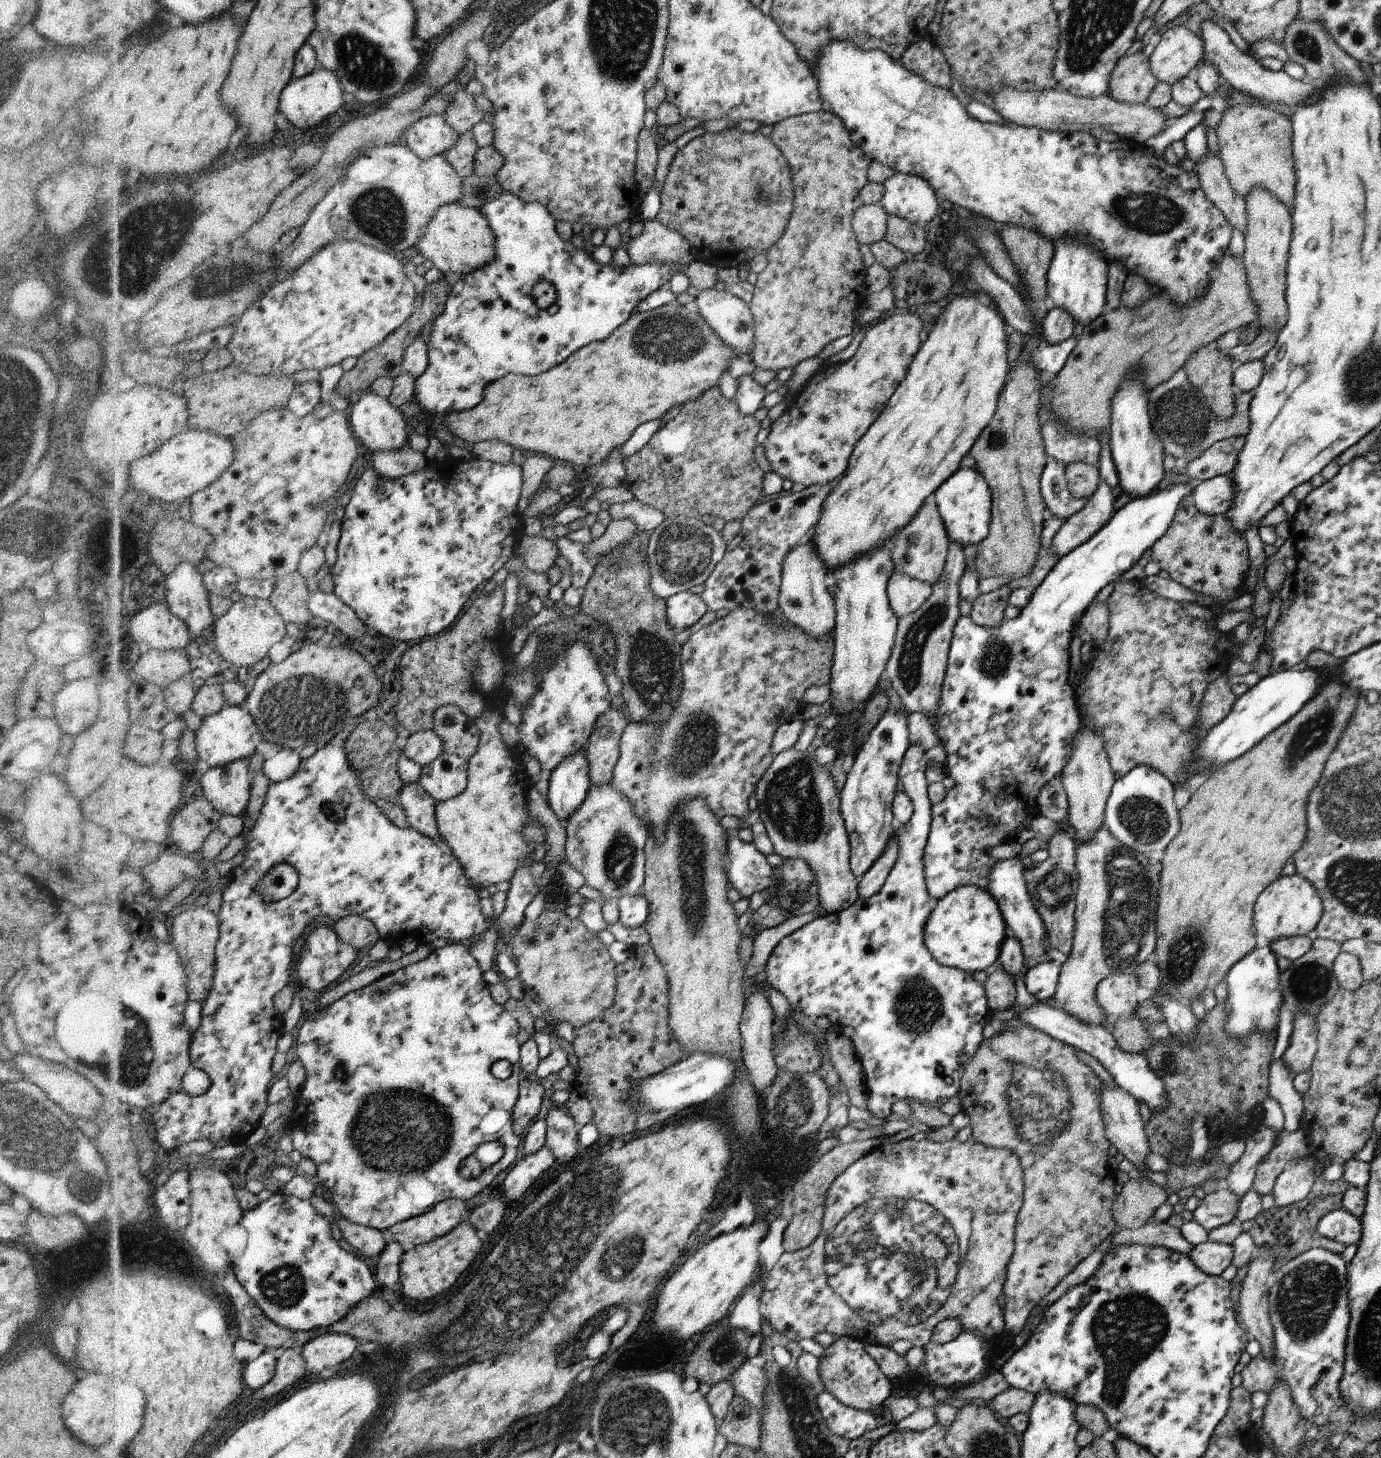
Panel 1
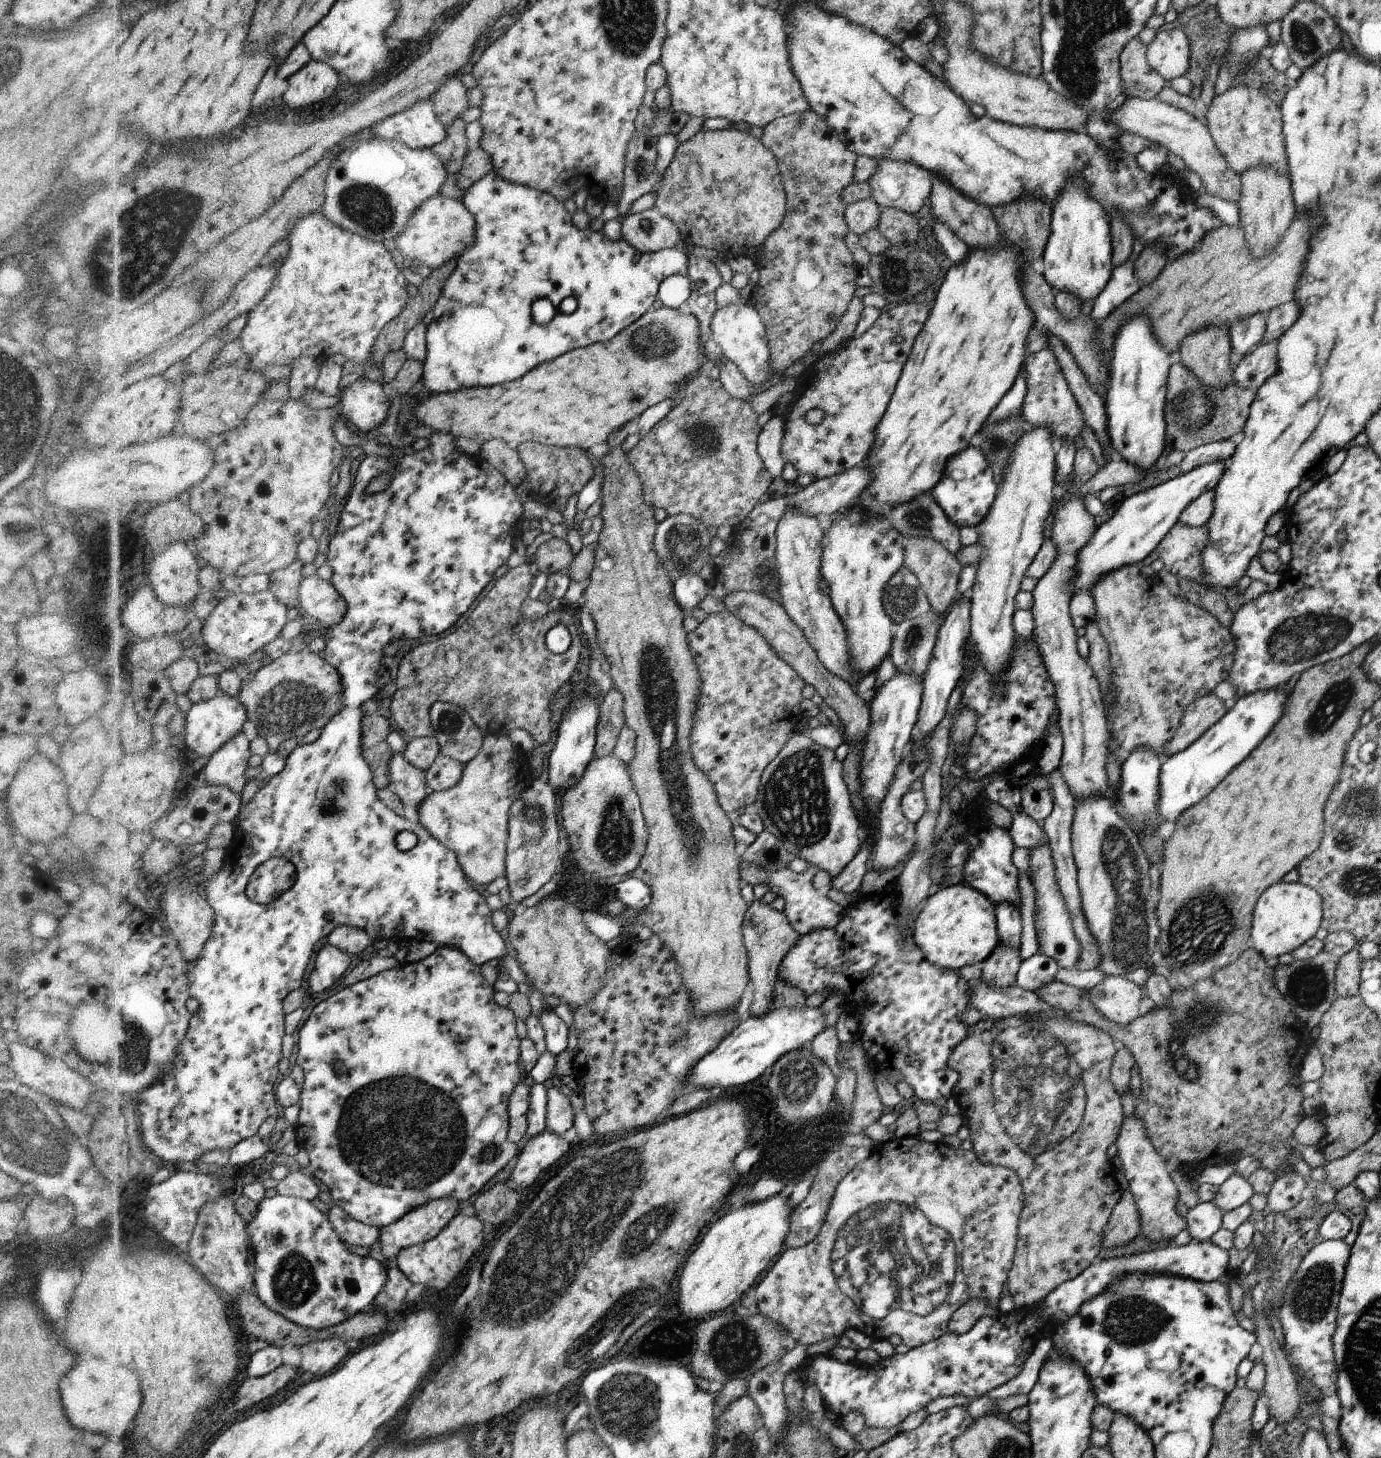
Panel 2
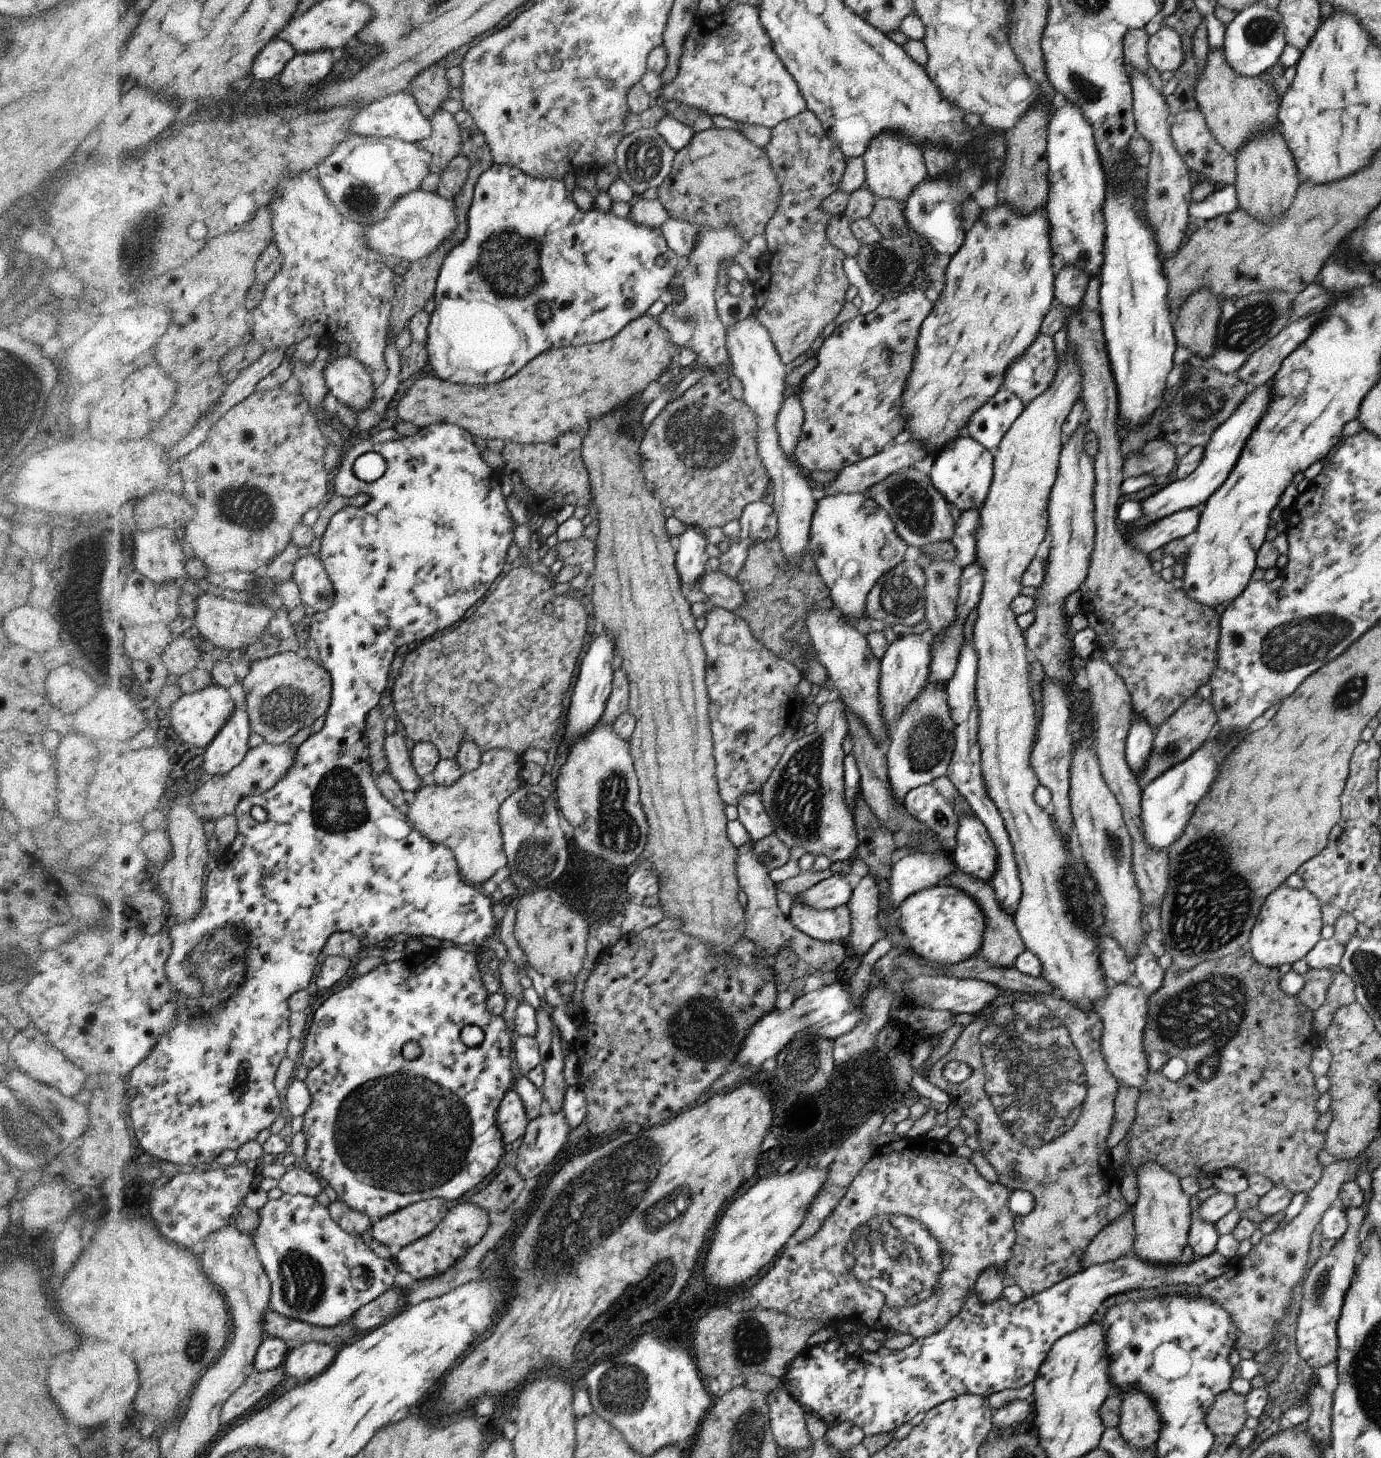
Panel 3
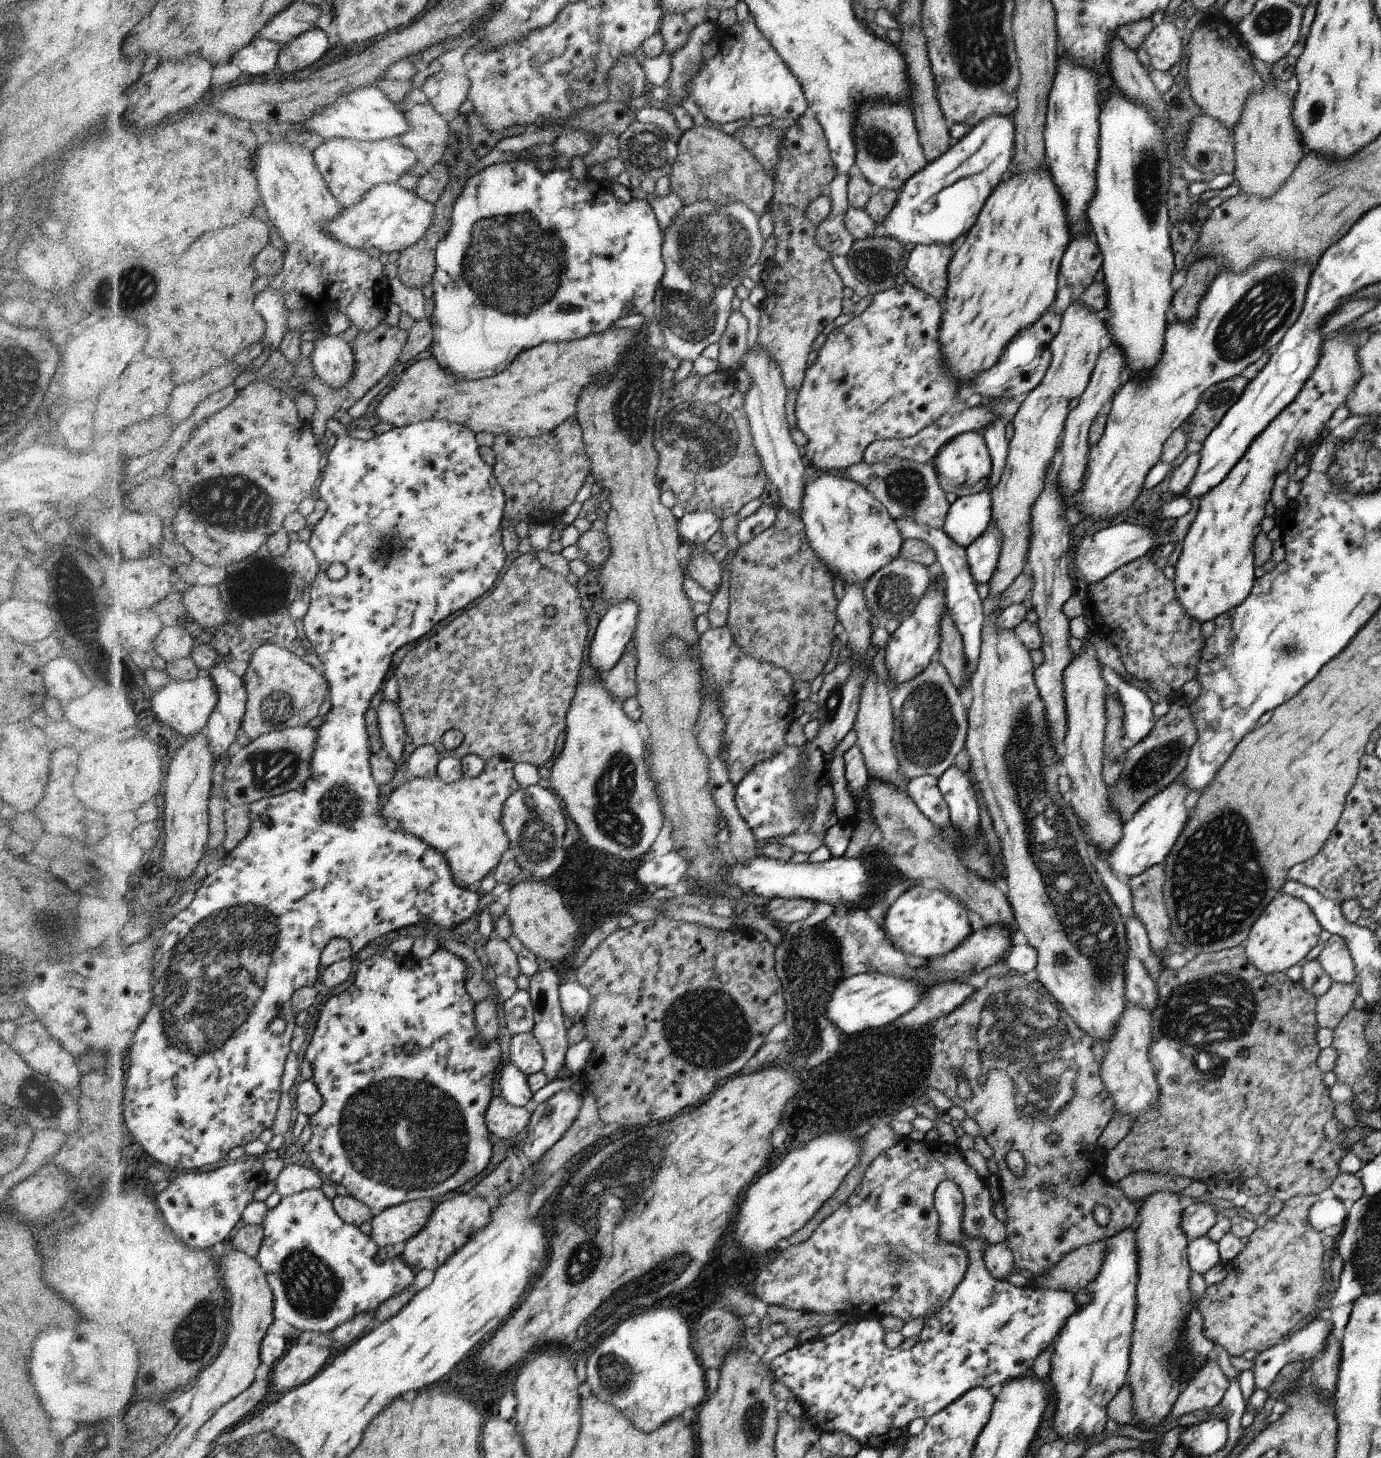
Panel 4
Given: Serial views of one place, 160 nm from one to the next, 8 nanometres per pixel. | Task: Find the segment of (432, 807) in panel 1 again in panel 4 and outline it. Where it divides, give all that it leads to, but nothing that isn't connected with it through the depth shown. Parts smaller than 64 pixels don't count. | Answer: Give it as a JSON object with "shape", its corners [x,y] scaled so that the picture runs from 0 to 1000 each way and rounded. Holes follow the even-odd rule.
{"shape":[[[278,478],[272,490],[277,514],[285,523],[290,523],[294,510],[294,502],[289,484]]]}

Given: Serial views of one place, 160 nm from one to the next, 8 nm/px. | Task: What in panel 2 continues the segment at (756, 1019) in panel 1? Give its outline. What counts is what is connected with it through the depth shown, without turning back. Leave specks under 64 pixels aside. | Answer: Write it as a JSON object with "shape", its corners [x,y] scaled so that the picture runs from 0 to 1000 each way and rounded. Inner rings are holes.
{"shape":[[[545,618],[539,630],[539,648],[542,651],[543,674],[546,677],[545,687],[542,690],[545,698],[551,698],[558,693],[561,675],[564,671],[564,663],[568,655],[577,647],[579,641],[573,636],[567,625],[560,624],[557,620]]]}

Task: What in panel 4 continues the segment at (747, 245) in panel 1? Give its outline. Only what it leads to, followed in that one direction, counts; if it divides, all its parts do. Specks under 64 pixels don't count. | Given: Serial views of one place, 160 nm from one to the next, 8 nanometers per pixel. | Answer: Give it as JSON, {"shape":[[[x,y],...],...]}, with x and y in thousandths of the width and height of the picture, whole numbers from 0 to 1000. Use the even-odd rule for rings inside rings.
{"shape":[[[509,86],[495,91],[490,98],[491,107],[487,114],[485,129],[492,134],[495,141],[513,136],[518,139],[537,139],[549,148],[558,143],[560,123],[533,93],[528,93],[524,89]]]}

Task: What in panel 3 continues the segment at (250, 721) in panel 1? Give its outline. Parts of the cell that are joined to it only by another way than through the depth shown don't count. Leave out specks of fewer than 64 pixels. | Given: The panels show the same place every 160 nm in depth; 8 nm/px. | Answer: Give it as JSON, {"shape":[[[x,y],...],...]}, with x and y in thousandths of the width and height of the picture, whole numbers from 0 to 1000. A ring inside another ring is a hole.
{"shape":[[[155,468],[146,474],[133,476],[122,487],[123,495],[132,508],[140,512],[151,513],[169,492],[172,485],[165,471]]]}

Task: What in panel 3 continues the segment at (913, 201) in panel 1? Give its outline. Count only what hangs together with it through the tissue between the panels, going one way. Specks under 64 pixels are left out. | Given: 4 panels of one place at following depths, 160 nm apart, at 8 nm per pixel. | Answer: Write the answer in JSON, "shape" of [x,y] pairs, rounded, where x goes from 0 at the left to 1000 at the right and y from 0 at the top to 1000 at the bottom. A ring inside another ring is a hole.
{"shape":[[[648,91],[636,93],[625,106],[626,111],[626,128],[635,136],[647,136],[655,140],[666,125],[671,123],[668,102],[659,98],[656,94]]]}

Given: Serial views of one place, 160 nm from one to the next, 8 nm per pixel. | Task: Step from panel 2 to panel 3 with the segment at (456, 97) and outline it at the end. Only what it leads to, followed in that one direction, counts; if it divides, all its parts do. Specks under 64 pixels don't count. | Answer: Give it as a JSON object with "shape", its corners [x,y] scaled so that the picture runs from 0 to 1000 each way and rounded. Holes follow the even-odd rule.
{"shape":[[[317,44],[303,51],[298,57],[299,65],[308,80],[312,80],[322,69],[324,69],[327,57],[323,54],[323,47]]]}

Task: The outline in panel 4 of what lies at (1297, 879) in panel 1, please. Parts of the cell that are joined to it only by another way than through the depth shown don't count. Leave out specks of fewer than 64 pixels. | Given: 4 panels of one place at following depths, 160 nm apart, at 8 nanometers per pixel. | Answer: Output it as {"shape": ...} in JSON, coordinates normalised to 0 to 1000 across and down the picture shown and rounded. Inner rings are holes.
{"shape":[[[929,612],[914,626],[910,633],[905,636],[904,644],[899,649],[904,658],[914,667],[930,667],[944,660],[946,654],[954,647],[957,638],[953,628],[944,617]]]}

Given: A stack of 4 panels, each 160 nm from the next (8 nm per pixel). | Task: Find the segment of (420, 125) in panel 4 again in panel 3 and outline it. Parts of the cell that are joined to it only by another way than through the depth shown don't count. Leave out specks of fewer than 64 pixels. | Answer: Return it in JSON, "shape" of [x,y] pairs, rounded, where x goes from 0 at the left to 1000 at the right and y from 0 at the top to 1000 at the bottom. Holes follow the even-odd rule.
{"shape":[[[317,75],[312,80],[314,92],[306,95],[303,99],[314,107],[314,111],[319,112],[319,117],[334,106],[335,96],[333,96],[333,86],[329,80],[322,75]]]}

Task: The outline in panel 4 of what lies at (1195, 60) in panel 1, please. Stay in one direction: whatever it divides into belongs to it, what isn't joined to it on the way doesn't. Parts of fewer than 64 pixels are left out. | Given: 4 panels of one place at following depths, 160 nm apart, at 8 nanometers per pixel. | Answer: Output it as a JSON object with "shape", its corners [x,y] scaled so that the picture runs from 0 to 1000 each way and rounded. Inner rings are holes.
{"shape":[[[844,14],[835,19],[828,27],[828,33],[836,47],[844,49],[855,41],[859,35],[855,26],[855,21]]]}

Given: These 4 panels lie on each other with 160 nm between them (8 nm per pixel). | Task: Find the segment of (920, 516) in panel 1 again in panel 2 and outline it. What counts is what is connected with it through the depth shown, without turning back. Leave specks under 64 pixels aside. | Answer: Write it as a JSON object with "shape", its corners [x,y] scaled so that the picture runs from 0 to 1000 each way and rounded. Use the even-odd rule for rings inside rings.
{"shape":[[[656,369],[655,385],[655,388],[663,394],[668,401],[668,405],[674,414],[675,419],[683,420],[694,409],[693,399],[697,388],[694,384],[677,369]]]}

